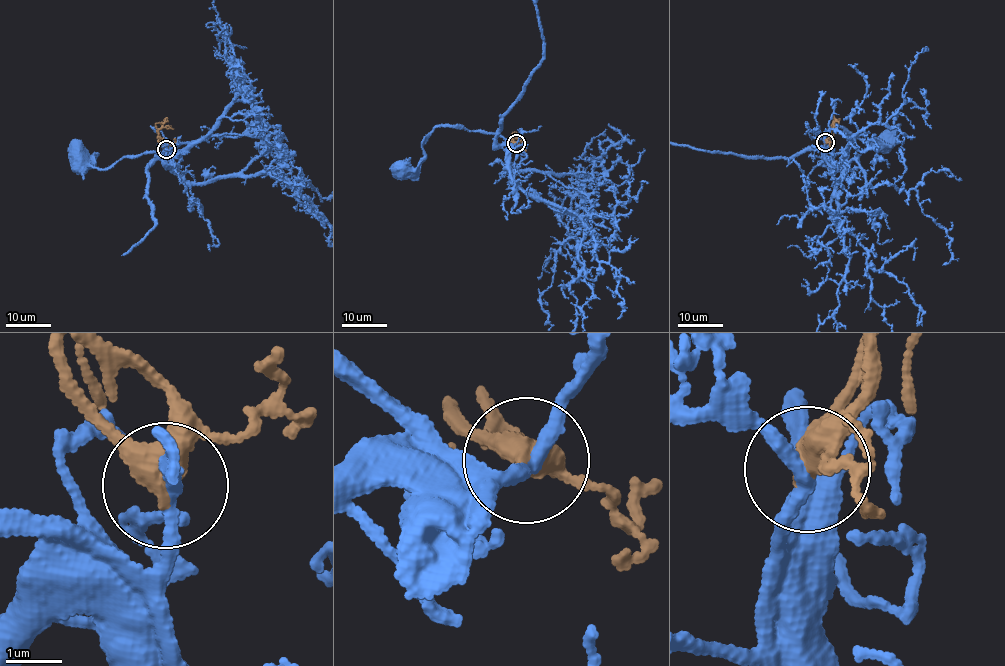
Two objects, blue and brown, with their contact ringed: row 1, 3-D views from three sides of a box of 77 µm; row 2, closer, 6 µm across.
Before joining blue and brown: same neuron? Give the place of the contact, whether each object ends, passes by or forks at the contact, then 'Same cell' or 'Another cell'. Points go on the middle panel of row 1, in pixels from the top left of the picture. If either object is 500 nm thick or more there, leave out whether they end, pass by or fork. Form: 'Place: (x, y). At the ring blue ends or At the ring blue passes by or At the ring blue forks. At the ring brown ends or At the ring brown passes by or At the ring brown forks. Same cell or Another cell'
Place: (516, 143). At the ring blue passes by. At the ring brown passes by. Same cell

